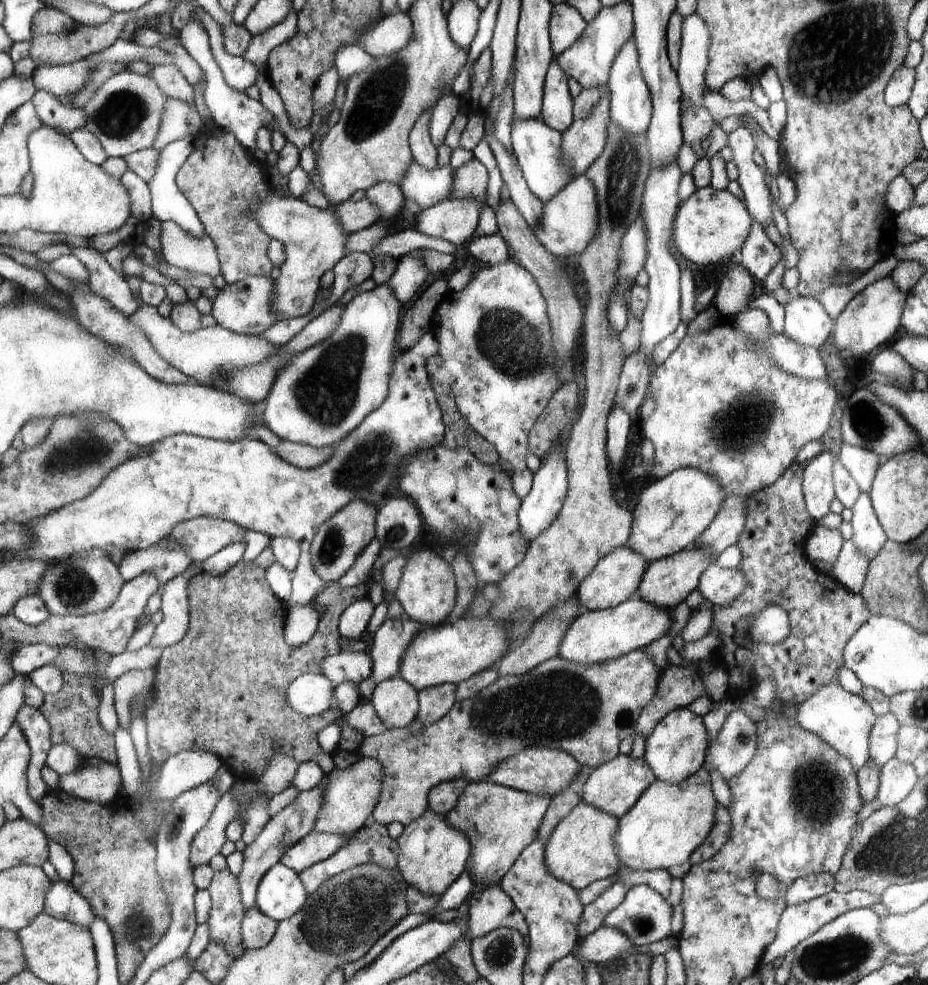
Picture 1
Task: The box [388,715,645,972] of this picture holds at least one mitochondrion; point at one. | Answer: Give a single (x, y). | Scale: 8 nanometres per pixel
(500, 952)

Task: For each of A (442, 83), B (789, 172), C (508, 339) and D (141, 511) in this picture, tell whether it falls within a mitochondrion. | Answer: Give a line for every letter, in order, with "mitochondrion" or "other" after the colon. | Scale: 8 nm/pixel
A: other
B: other
C: mitochondrion
D: other

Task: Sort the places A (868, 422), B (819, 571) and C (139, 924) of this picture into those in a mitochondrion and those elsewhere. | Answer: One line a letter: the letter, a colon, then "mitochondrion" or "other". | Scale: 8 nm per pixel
A: mitochondrion
B: other
C: mitochondrion

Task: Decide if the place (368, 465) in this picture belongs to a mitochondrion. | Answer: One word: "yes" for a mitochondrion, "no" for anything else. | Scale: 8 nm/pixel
yes

